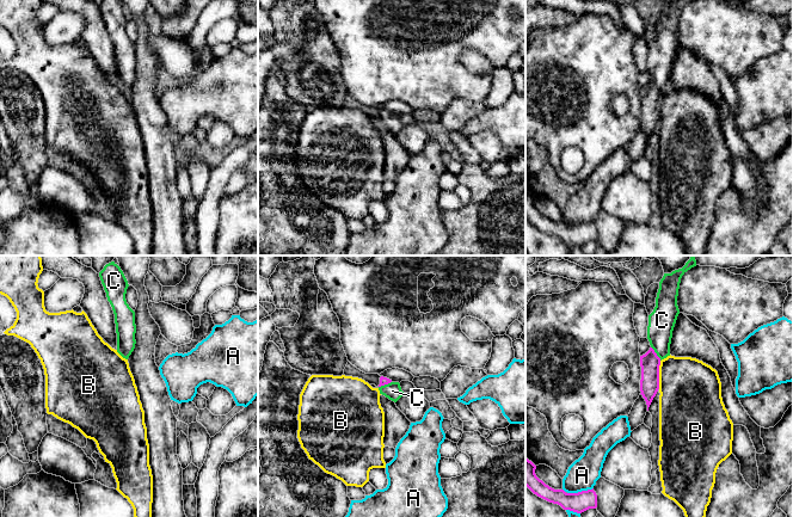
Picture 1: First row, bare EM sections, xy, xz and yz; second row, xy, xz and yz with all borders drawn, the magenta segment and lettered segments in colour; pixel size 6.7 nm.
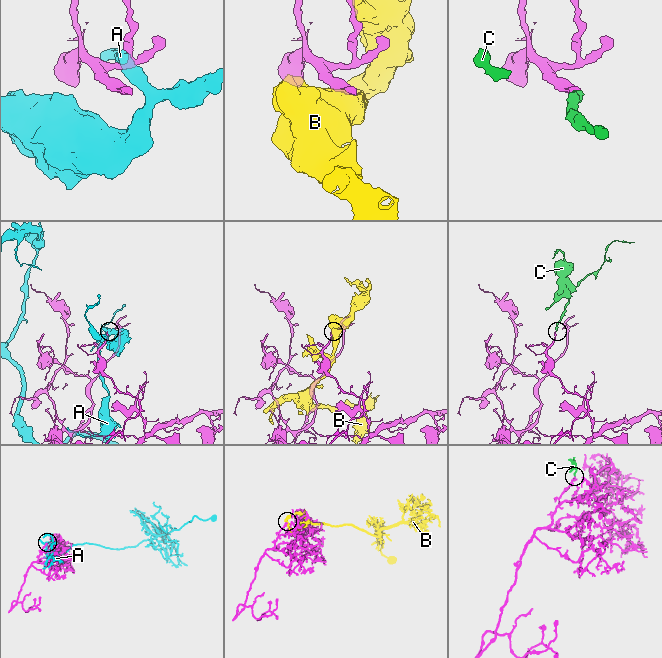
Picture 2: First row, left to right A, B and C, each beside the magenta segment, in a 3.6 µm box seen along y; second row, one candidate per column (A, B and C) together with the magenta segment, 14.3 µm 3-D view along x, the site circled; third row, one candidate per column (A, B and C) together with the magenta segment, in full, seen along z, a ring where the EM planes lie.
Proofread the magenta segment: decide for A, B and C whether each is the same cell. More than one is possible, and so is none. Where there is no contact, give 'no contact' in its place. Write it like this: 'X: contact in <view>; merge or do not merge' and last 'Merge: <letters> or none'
A: contact in yz; do not merge
B: contact in yz; do not merge
C: contact in yz; merge
Merge: C

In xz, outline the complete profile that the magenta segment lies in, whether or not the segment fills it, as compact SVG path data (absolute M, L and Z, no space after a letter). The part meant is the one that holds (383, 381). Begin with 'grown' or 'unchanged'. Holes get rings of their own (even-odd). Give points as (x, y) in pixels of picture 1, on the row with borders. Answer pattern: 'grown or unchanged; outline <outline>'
grown; outline M383 376L380 377L379 390L380 394L394 402L396 402L404 394L399 382L393 382L392 380Z

